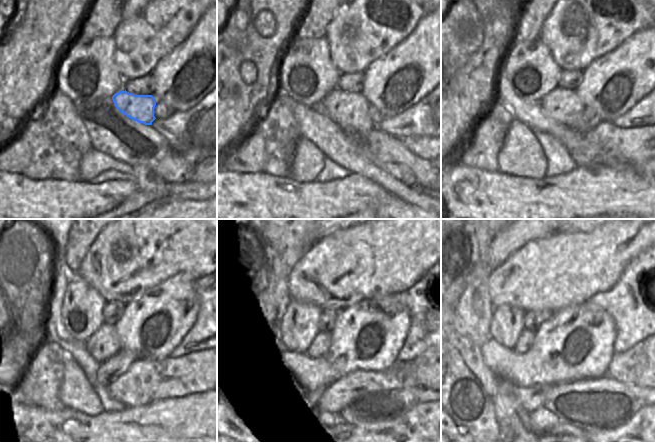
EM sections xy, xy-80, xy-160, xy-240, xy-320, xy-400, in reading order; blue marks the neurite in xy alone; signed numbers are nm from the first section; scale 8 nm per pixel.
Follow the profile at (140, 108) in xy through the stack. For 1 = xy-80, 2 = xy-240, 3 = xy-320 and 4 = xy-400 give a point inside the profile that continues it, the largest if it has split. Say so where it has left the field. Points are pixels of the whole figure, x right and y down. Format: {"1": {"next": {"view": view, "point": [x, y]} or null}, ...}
{"1": {"next": {"view": "xy-80", "point": [343, 107]}}, "2": {"next": {"view": "xy-240", "point": [104, 343]}}, "3": {"next": {"view": "xy-320", "point": [320, 345]}}, "4": {"next": {"view": "xy-400", "point": [524, 342]}}}

